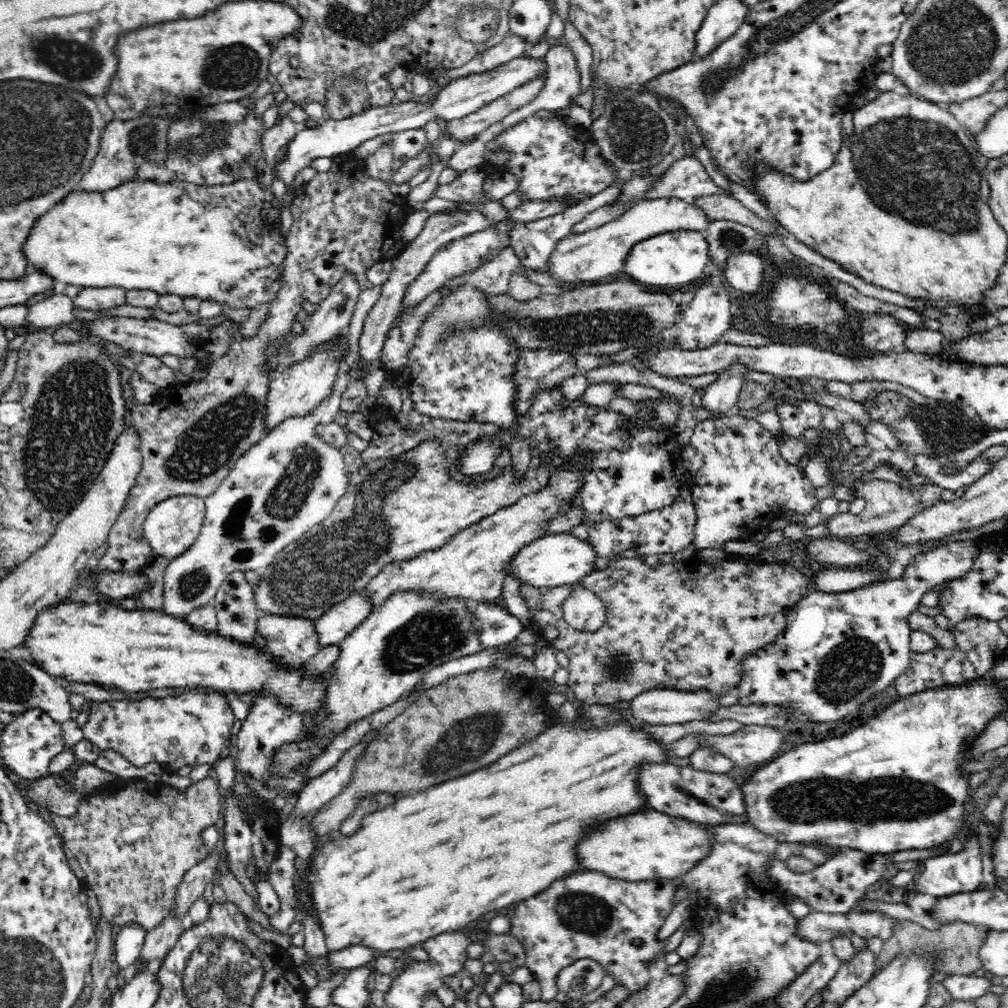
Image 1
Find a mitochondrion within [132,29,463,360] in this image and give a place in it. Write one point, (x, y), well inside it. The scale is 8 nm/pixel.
(242, 62)

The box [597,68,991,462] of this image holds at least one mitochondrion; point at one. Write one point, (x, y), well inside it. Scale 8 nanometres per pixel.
(917, 170)

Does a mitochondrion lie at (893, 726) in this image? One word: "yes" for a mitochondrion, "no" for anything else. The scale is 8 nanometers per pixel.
no

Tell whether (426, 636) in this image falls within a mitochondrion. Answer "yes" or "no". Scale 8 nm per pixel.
yes

